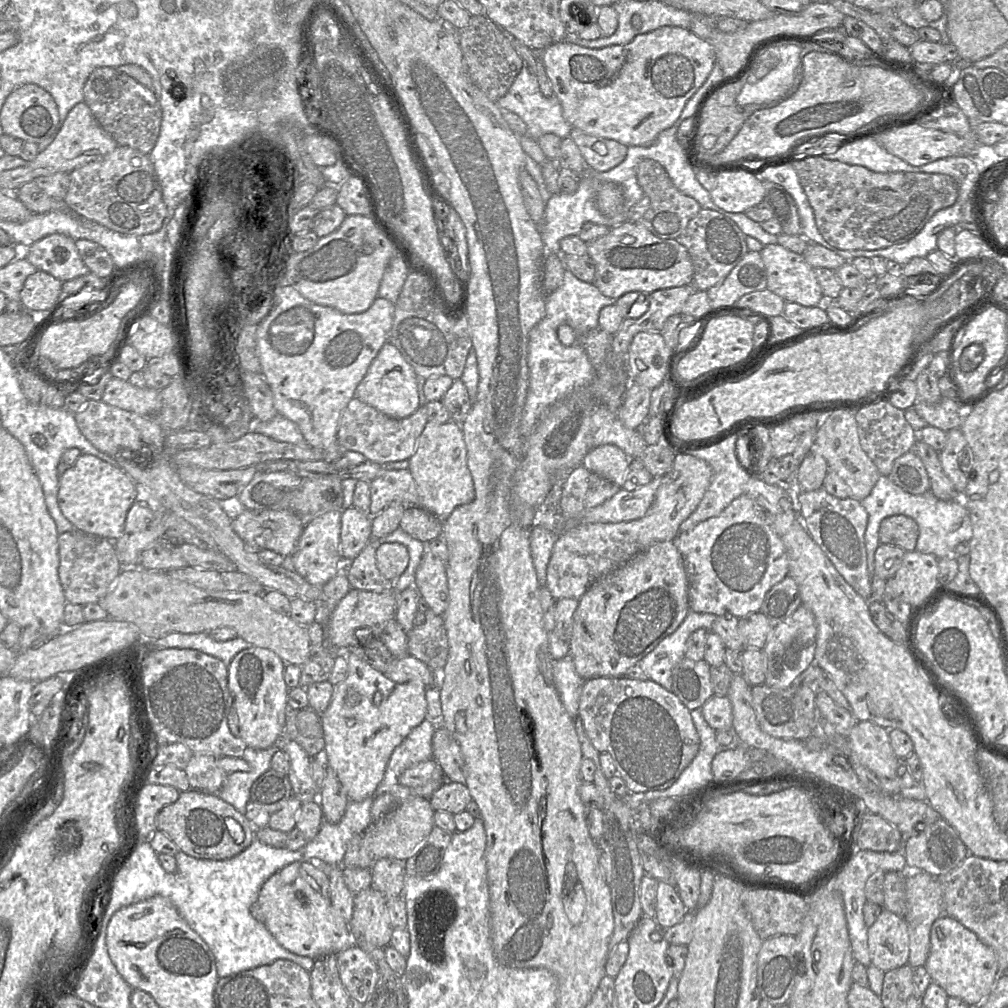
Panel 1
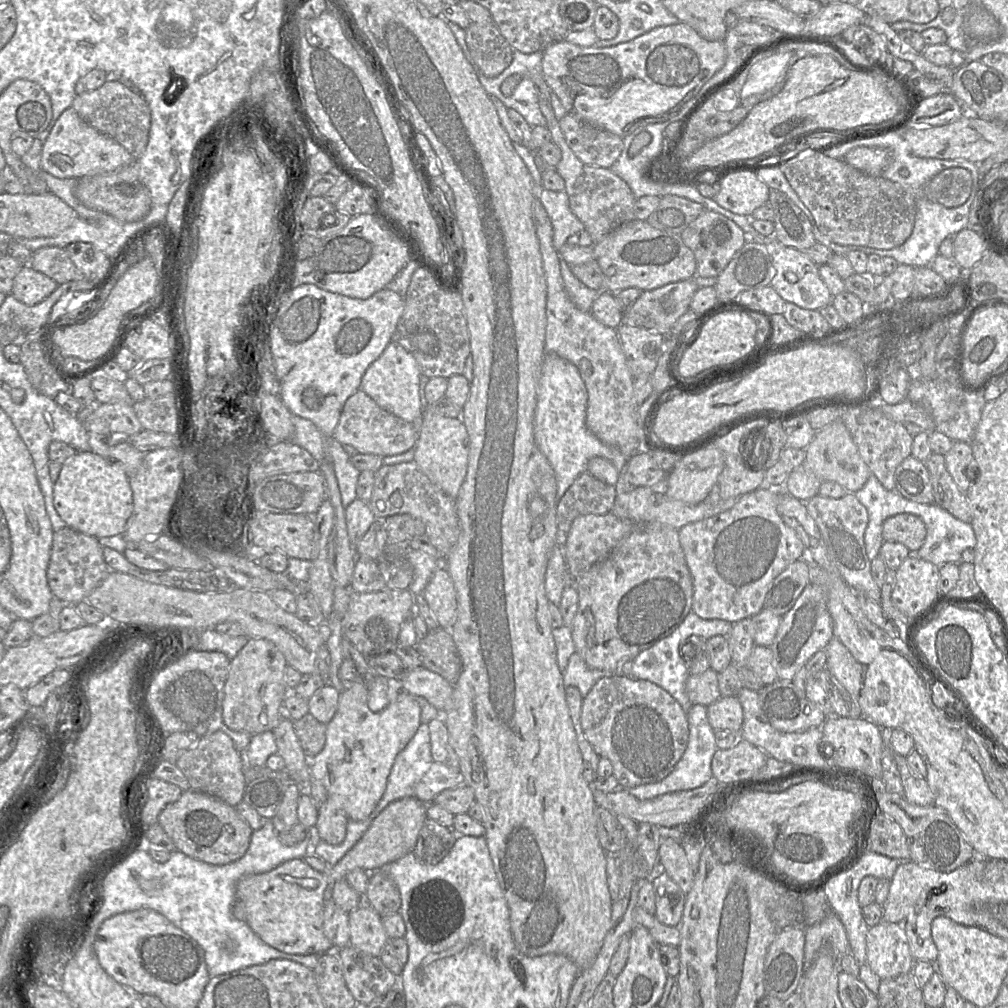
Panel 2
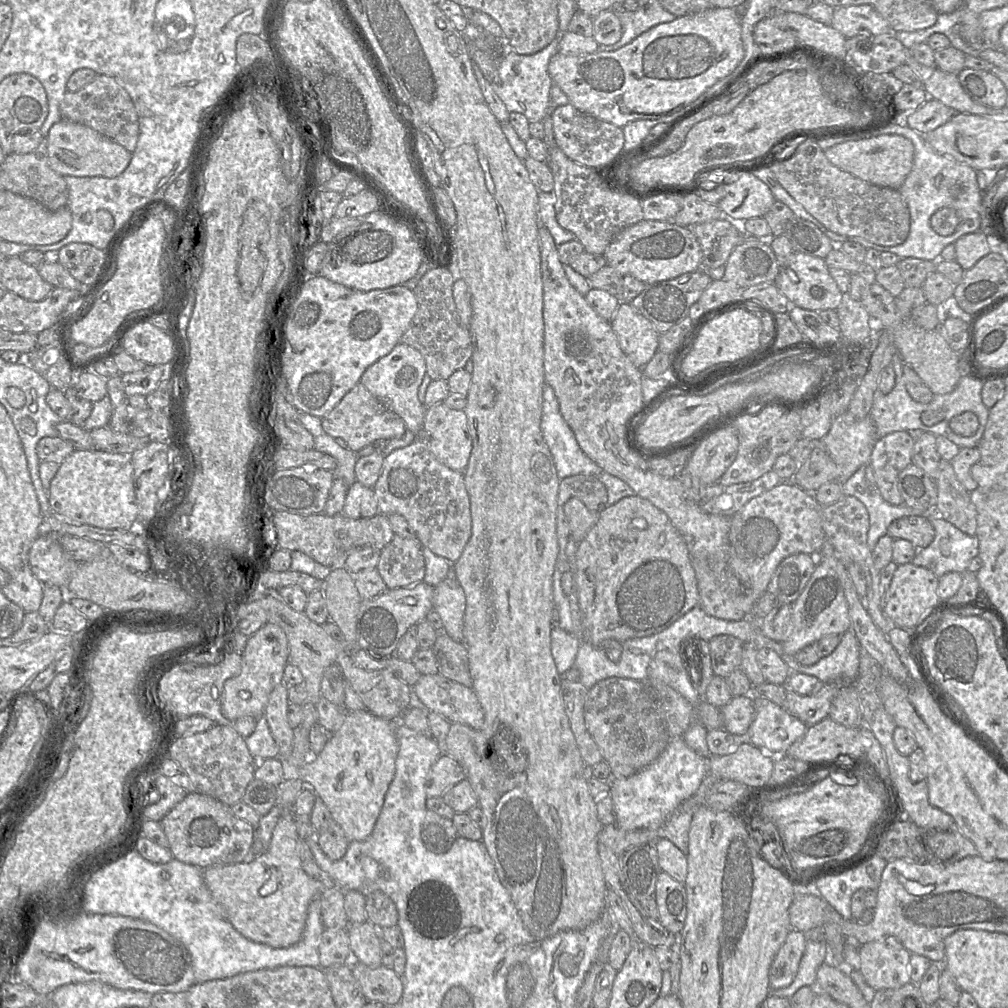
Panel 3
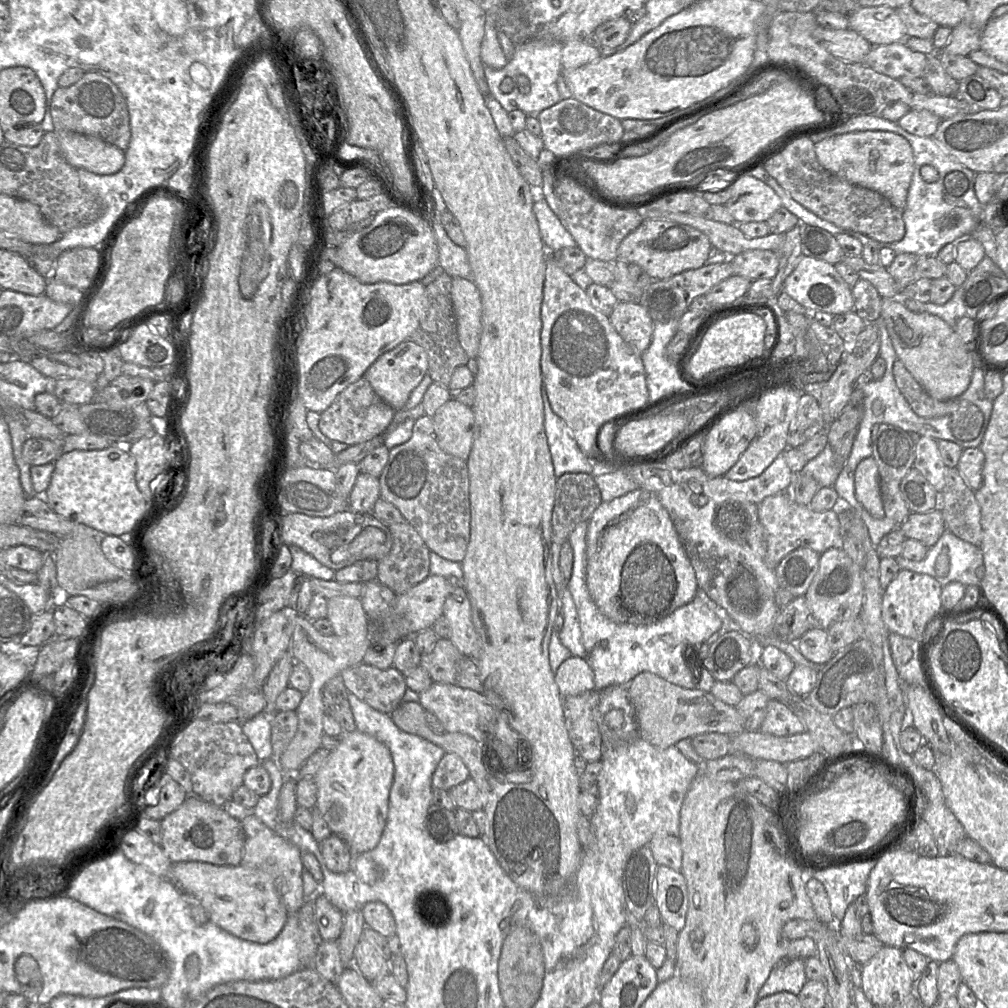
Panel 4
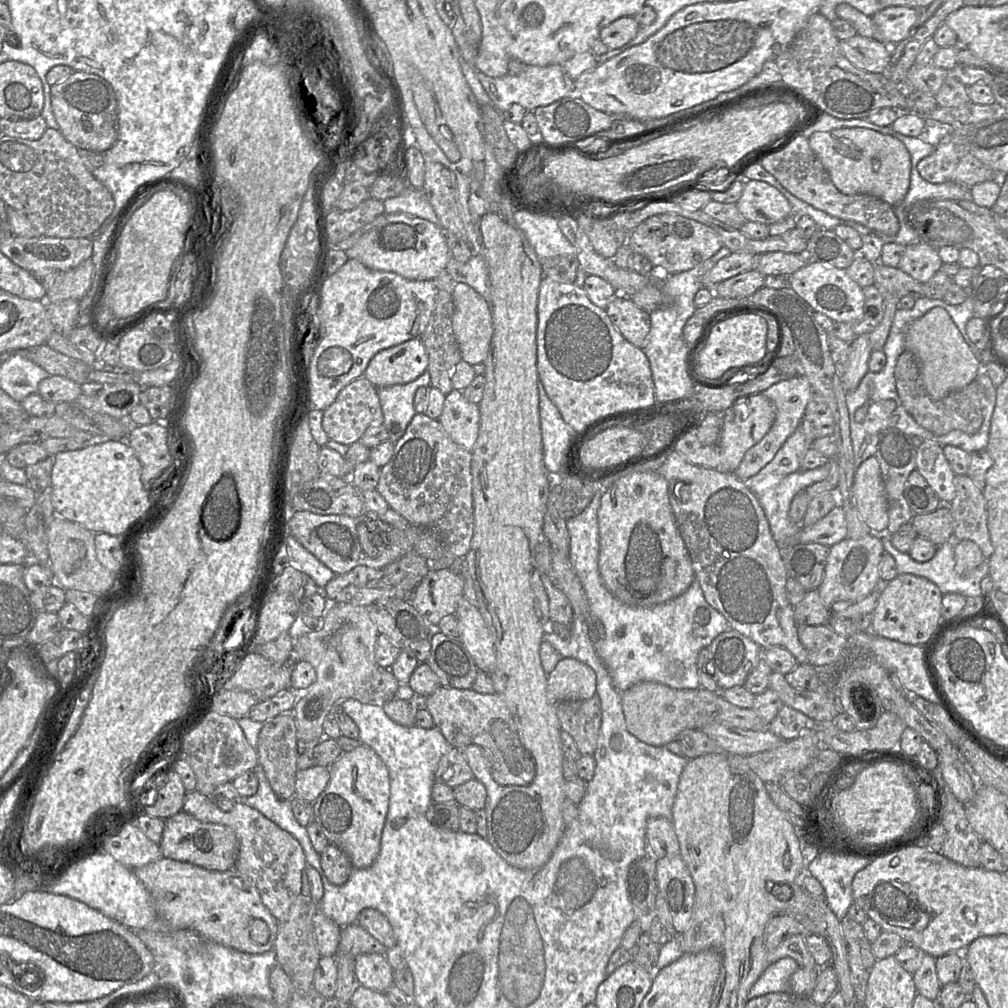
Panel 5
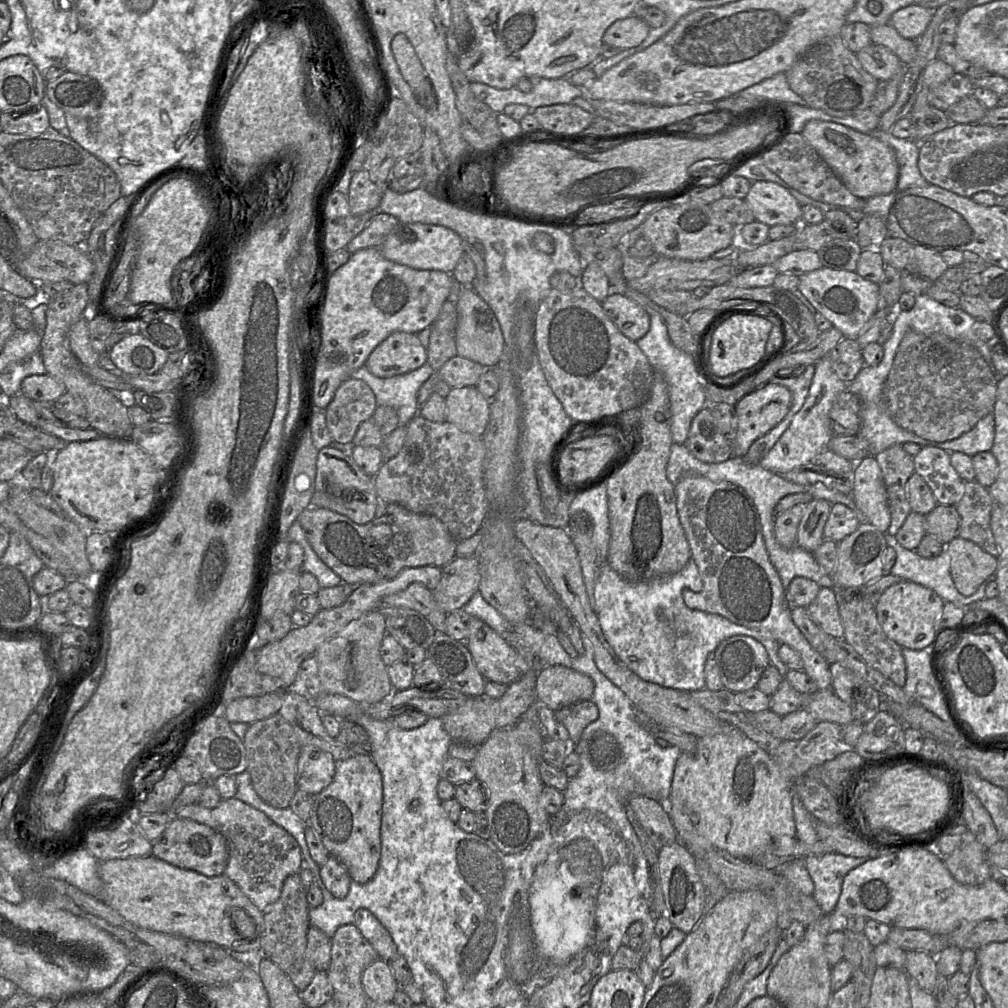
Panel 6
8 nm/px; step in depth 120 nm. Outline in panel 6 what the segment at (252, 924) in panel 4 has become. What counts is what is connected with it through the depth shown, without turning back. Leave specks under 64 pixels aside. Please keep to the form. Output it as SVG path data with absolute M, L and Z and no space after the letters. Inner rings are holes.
M153 855L128 857L99 861L98 873L105 887L105 903L115 909L131 923L152 931L173 934L193 940L213 942L231 951L237 960L248 960L246 967L255 967L258 971L260 951L260 936L264 930L263 911L241 891L241 889L226 875L208 877L198 872L171 865ZM231 909L244 910L254 921L253 937L240 935L238 927L234 926Z

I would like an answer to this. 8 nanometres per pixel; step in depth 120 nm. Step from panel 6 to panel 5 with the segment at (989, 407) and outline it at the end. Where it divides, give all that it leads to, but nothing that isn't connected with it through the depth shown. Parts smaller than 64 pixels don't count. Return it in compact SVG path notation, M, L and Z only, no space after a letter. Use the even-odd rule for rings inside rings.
M904 350L898 357L894 376L897 393L902 405L914 420L926 430L941 436L952 430L961 430L967 434L974 434L980 429L983 416L979 387L976 381L971 382L961 390L948 394L940 400L933 400L926 391L918 363L908 350Z

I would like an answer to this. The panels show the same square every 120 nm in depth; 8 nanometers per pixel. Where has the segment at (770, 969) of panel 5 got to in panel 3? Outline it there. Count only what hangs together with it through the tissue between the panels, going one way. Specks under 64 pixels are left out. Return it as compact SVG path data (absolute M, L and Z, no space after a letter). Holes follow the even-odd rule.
M807 940L806 949L793 982L785 988L770 990L770 995L789 999L803 986L816 987L817 970L826 959L826 944L823 941Z

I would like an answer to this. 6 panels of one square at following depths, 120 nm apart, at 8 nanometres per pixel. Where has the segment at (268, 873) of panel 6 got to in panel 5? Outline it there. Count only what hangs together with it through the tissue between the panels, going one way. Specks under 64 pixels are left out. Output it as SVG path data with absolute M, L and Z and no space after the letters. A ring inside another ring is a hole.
M198 791L185 794L182 811L205 823L231 828L238 840L238 855L234 869L251 879L261 900L278 922L285 921L290 906L301 893L302 871L307 863L299 842L257 810L236 802L228 812L221 811L207 796Z

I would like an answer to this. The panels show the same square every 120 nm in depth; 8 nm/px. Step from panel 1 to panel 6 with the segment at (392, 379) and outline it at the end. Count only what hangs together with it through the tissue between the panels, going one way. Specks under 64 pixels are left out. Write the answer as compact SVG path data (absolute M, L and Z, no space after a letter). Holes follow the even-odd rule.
M394 332L369 355L366 366L375 376L389 378L409 373L427 362L427 350L417 334Z

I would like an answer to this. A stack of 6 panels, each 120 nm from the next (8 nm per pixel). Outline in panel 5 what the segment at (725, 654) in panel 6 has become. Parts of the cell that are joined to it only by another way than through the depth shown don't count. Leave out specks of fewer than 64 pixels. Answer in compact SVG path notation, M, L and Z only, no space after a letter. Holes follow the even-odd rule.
M736 630L724 632L708 646L710 662L706 666L706 671L714 676L720 690L741 686L749 673L756 667L759 661L759 650L758 644Z

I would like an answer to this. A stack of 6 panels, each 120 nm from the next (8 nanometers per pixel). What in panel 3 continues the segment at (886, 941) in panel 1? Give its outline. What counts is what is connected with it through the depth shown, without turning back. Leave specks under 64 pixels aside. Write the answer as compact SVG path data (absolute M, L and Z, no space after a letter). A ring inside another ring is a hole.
M872 941L859 946L860 972L875 991L896 989L909 982L911 953L904 947L893 948L885 941Z

